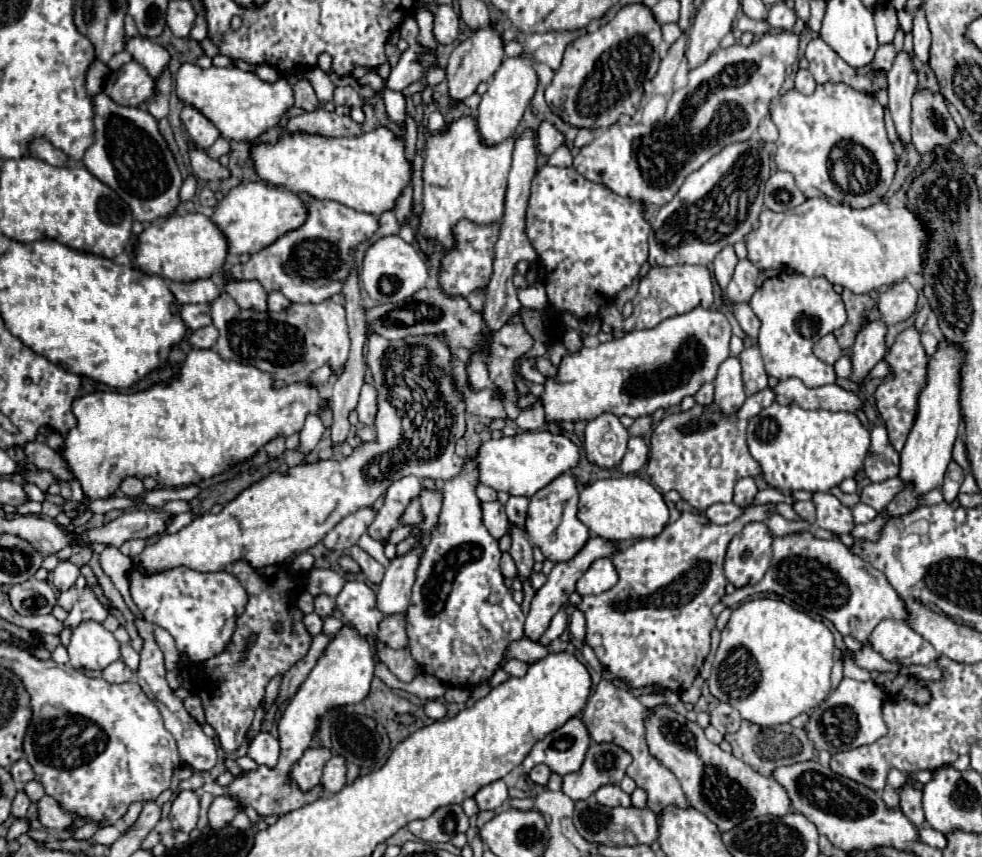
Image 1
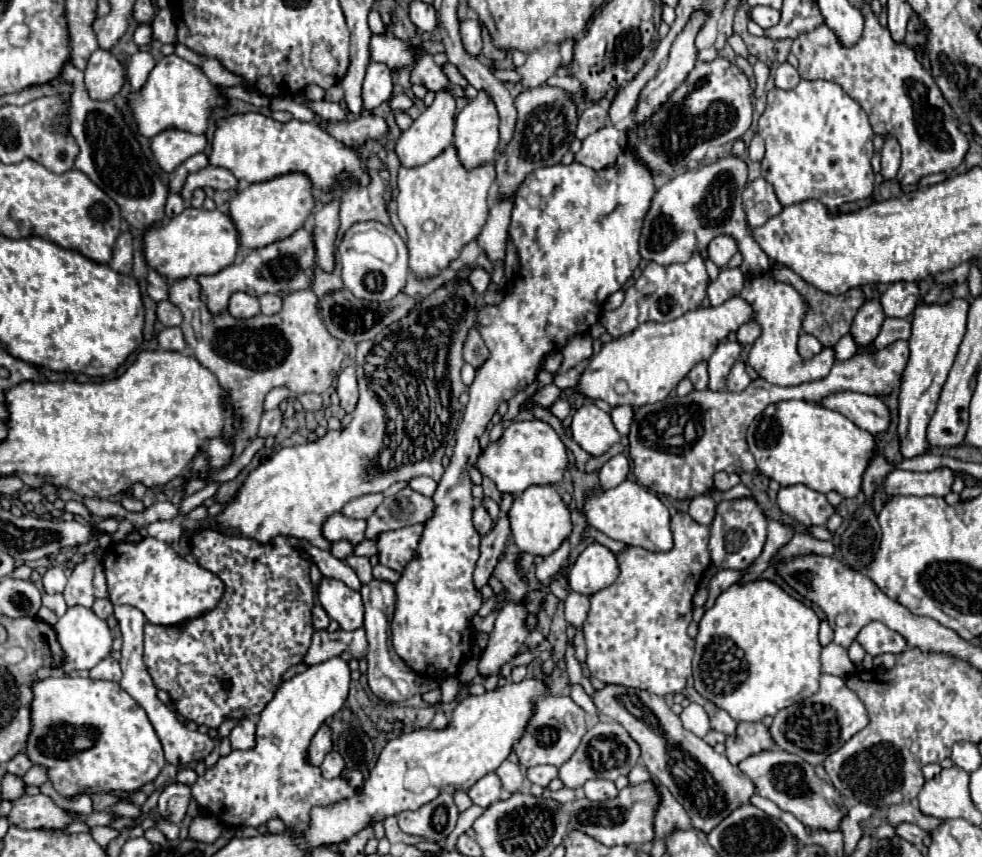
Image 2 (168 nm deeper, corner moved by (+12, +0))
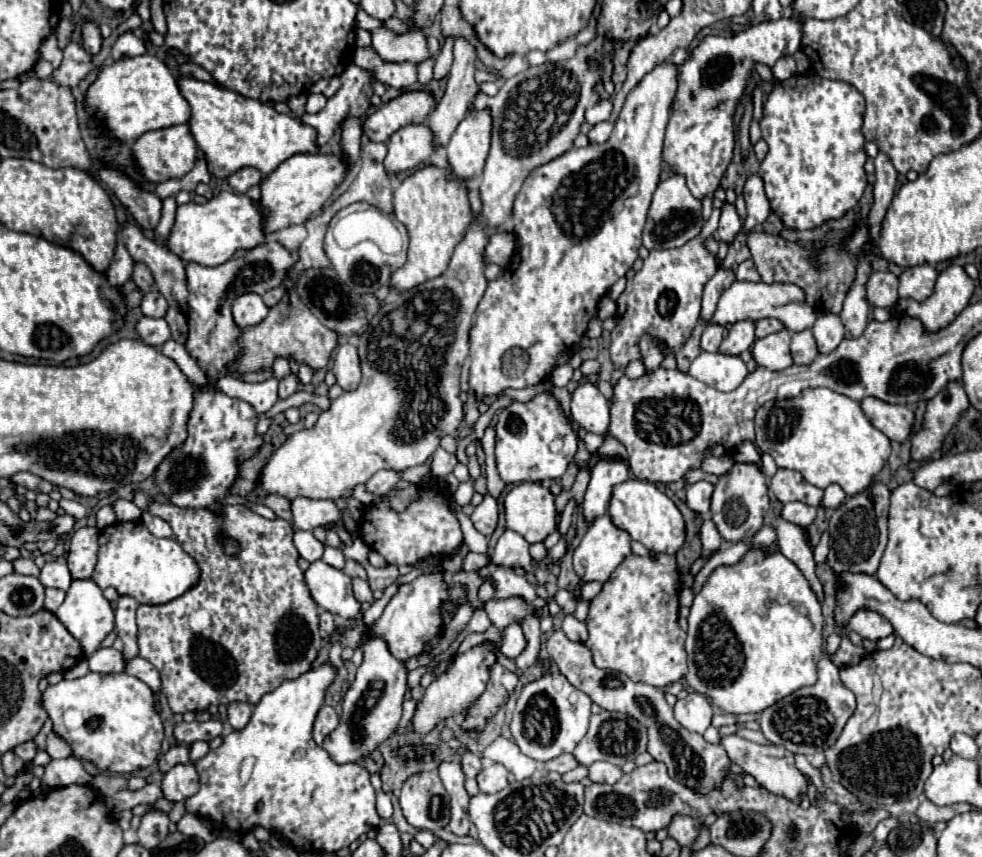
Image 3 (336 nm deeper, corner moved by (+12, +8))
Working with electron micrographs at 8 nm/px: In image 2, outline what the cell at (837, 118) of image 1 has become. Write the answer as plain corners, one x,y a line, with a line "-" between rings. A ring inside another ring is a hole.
801,80
793,90
779,90
779,88
773,88
773,90
767,94
767,108
765,108
765,112
761,114
761,118
759,118
757,132
759,132
759,136
765,140
765,146
767,146
765,158
763,158
763,162
761,162
761,176
763,176
769,184
773,184
775,194
777,194
781,206
791,206
791,204
799,204
799,202
805,202
805,200
815,198
815,200
819,200
825,208
835,210
835,208
839,208
839,206
845,204
845,202
865,200
865,198
871,196
871,192
873,192
873,178
875,178
875,174
873,174
873,170
871,170
873,136
875,136
875,134
873,134
873,128
871,128
871,124
869,124
867,114
863,112
863,108
861,108
853,98
849,98
837,84
825,82
825,80

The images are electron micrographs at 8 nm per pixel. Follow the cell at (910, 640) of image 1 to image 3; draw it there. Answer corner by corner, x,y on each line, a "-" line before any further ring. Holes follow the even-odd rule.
859,610
851,620
849,620
849,628
857,634
861,634
867,640
881,640
887,638
889,634
893,634
893,626
889,624
889,620
885,620
881,614
871,612
871,610

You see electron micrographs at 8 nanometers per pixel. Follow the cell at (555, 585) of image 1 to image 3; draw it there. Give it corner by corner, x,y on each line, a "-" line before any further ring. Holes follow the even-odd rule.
481,642
479,646
471,648
465,654
459,654
453,662
453,668
449,672
443,672
427,690
425,696
419,700
419,708
411,720
415,732
419,734
427,734
433,730
433,726
443,720
449,718
451,714
461,712
471,700
479,698
481,692
485,690
485,684
489,682
489,668
493,668
493,664
497,662
497,646
493,642

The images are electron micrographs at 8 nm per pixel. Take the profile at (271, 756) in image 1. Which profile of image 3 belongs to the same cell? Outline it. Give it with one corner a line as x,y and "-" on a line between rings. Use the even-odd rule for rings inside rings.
231,702
227,706
227,716
229,716
229,726
233,730
241,730
245,728
245,724
249,722
253,714
253,706
247,704
247,702

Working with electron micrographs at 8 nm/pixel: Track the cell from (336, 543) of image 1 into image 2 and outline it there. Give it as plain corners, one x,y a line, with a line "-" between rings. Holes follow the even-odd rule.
377,492
377,494
365,494
365,496
359,496
357,500
351,500
349,504
345,504
345,508
341,512
345,512
345,516
349,518
369,518
375,508
383,502
383,494

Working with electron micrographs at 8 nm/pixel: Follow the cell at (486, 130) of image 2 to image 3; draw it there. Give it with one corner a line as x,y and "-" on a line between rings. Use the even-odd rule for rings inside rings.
489,108
469,110
469,116
455,128
449,144
447,158
457,178
471,180
483,172
491,144
491,116

